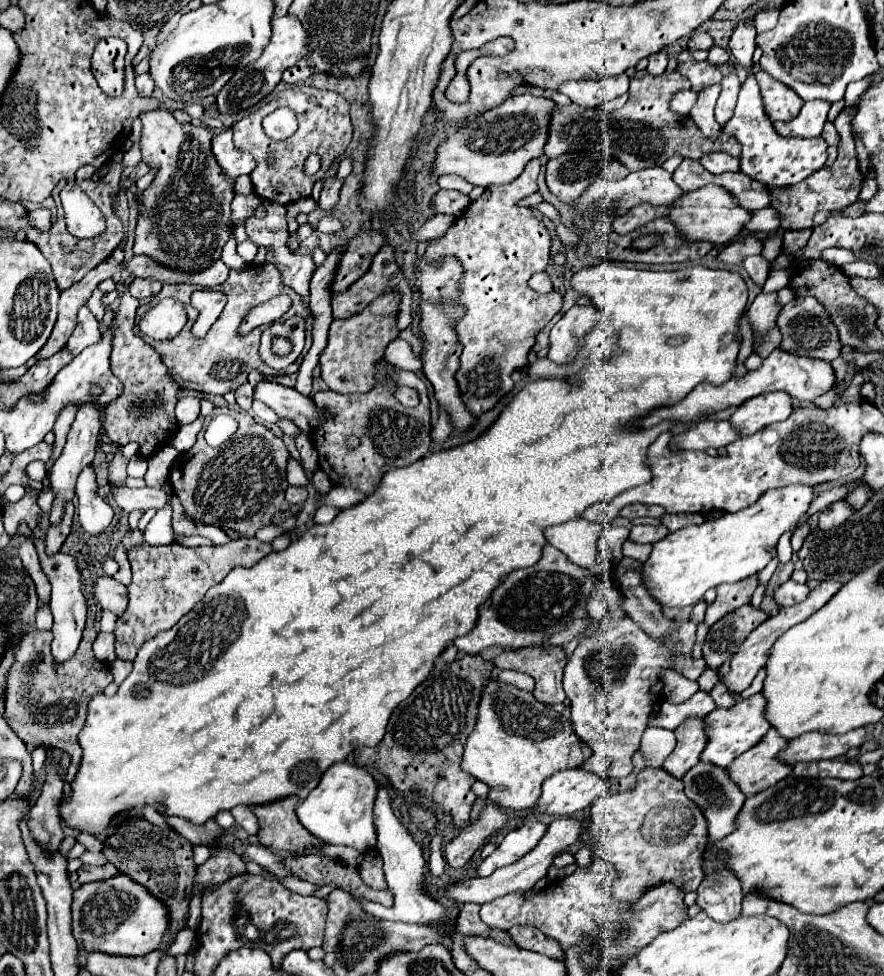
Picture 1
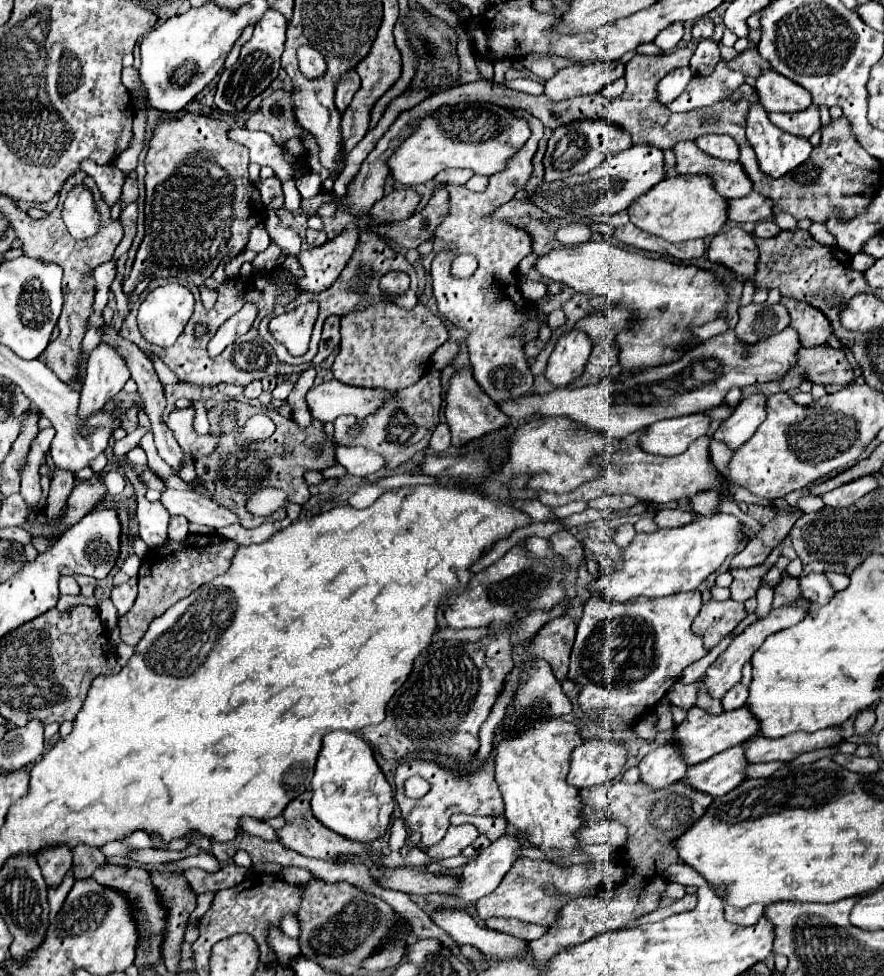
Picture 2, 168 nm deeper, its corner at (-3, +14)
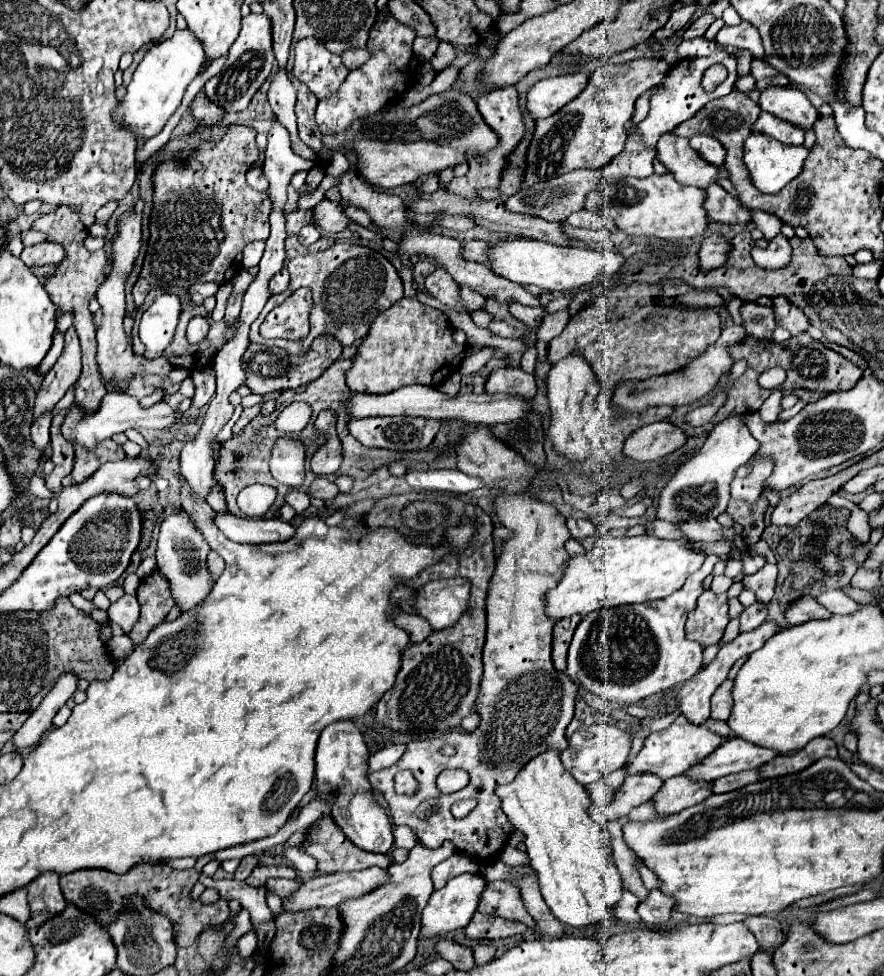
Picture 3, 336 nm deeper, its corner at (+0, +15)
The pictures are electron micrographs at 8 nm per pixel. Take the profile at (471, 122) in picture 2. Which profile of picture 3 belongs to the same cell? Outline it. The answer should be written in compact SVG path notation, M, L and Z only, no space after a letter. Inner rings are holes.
M455 84L441 92L433 94L417 106L401 108L393 106L385 114L373 114L361 120L355 120L351 130L337 136L323 136L325 146L329 148L327 160L331 160L333 150L341 142L351 142L347 150L357 152L357 172L369 184L377 188L397 188L403 184L413 184L417 178L445 168L453 168L461 162L469 162L467 156L485 156L499 144L495 130L479 116L479 108L471 96L461 92Z

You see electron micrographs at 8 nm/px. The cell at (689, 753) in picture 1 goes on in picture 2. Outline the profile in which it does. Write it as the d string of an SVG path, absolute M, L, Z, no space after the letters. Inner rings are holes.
M664 743L658 749L650 751L638 765L640 781L646 783L652 791L666 789L672 783L680 781L688 765L678 757L674 743Z

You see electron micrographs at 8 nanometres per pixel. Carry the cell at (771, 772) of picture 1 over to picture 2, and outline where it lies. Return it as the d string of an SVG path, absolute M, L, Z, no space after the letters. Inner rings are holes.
M736 745L690 767L682 781L700 793L720 797L744 781L746 767L746 761L742 761L742 745Z

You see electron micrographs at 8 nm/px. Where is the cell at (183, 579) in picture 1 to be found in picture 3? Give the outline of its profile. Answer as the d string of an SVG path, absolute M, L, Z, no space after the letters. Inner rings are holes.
M159 570L151 572L147 578L141 580L137 588L137 600L141 606L141 614L139 620L135 622L135 628L131 628L129 632L129 638L133 640L135 646L141 644L151 632L151 628L157 626L161 620L165 620L167 612L175 606L171 586Z

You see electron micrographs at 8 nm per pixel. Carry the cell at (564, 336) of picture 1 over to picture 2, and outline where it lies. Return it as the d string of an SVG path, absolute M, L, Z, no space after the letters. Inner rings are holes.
M570 331L554 347L548 359L546 379L554 387L568 387L578 377L582 377L590 351L592 351L590 337L584 331Z

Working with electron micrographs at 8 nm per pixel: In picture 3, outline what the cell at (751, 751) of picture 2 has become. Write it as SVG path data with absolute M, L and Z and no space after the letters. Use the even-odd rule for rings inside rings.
M731 738L721 744L711 756L687 770L691 778L697 780L717 780L721 776L759 768L777 756L775 750L745 742L743 738Z

